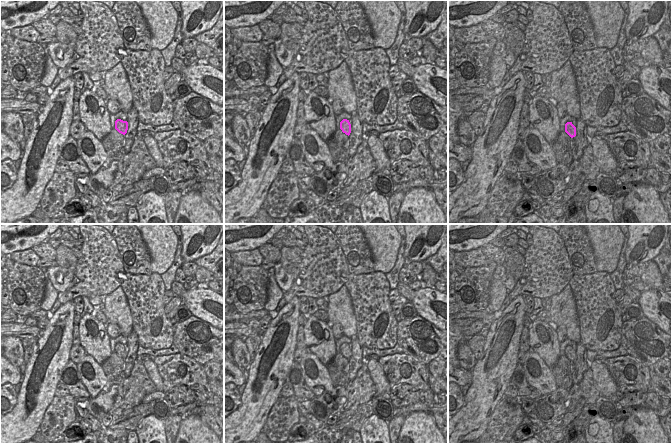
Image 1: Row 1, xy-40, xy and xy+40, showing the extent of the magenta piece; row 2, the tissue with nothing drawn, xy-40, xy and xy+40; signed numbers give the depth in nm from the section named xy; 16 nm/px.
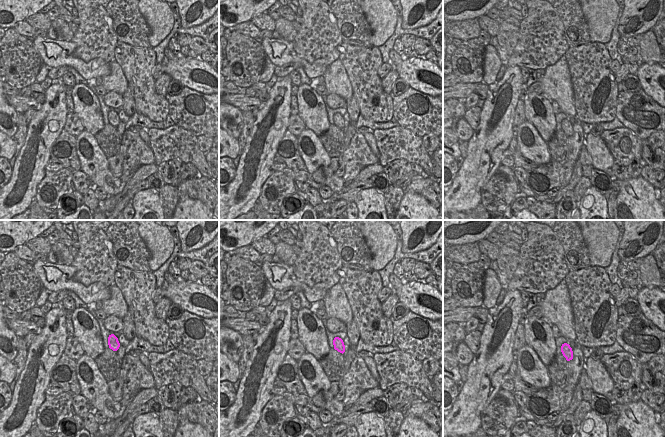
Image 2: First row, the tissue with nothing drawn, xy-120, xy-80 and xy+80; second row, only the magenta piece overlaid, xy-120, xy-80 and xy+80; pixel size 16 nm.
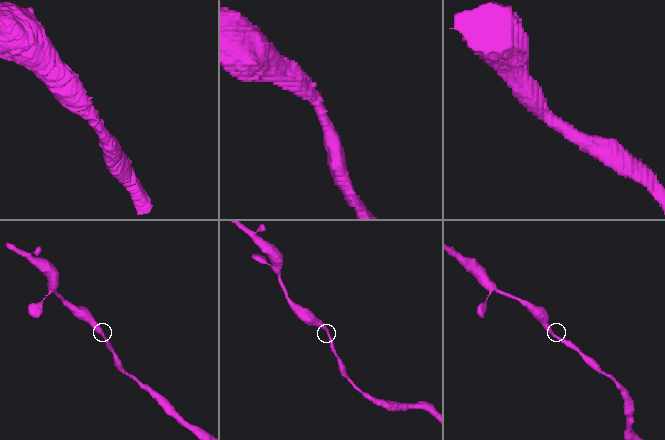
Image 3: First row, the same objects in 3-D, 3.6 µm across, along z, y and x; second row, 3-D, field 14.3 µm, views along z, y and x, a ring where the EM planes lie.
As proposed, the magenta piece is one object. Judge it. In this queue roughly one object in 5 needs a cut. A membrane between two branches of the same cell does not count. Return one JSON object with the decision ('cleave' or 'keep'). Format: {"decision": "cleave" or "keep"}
{"decision": "keep"}

